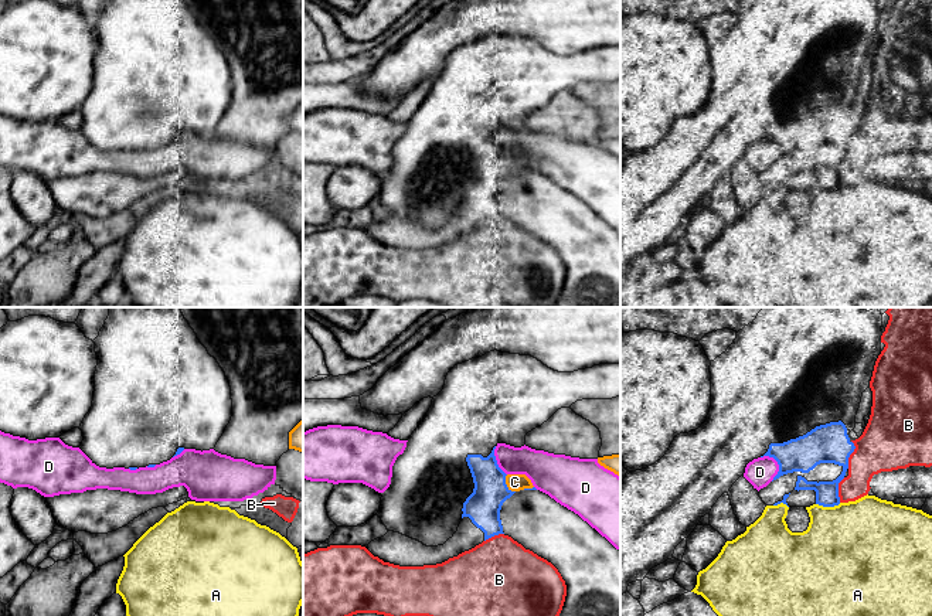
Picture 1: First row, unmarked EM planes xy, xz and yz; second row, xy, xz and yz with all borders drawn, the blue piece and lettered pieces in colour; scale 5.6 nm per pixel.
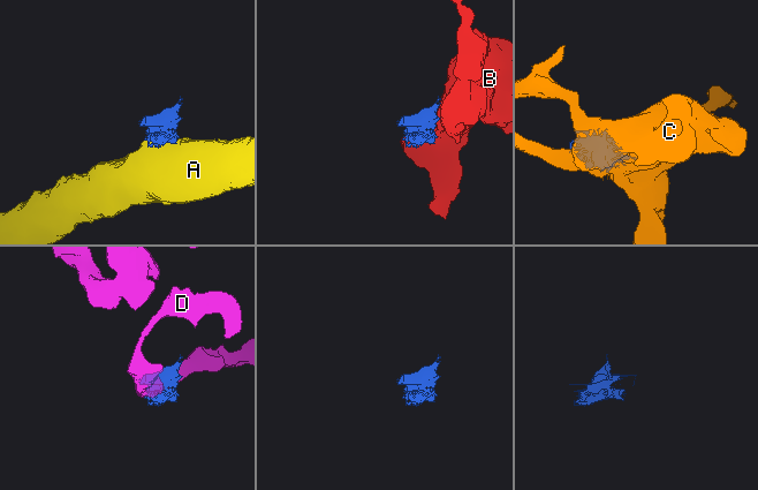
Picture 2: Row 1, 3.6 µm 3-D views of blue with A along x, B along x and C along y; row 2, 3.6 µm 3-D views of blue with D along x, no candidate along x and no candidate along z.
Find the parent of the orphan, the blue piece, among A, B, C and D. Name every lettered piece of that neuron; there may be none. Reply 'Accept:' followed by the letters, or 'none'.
Accept: C

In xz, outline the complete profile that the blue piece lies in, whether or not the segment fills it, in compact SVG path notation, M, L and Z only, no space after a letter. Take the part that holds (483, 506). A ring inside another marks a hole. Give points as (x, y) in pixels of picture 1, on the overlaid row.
M493 447L487 457L467 455L474 489L463 503L458 531L443 545L426 547L399 532L388 531L365 548L399 566L436 565L474 548L483 541L504 534L500 520L503 503L520 490L537 490L525 474L506 474L497 464Z

